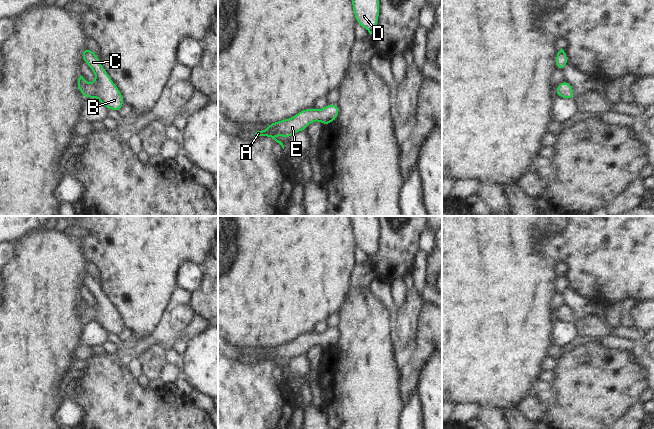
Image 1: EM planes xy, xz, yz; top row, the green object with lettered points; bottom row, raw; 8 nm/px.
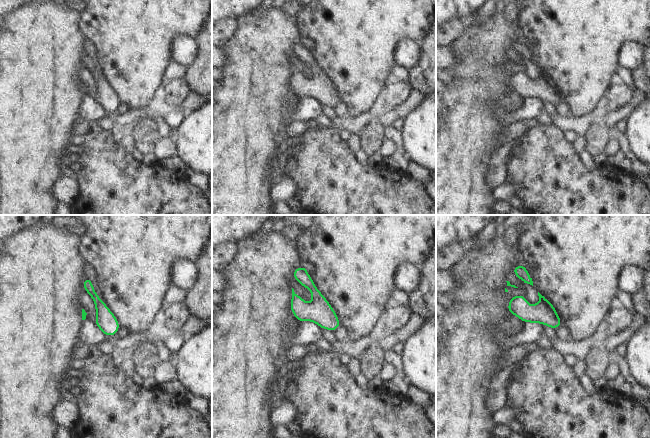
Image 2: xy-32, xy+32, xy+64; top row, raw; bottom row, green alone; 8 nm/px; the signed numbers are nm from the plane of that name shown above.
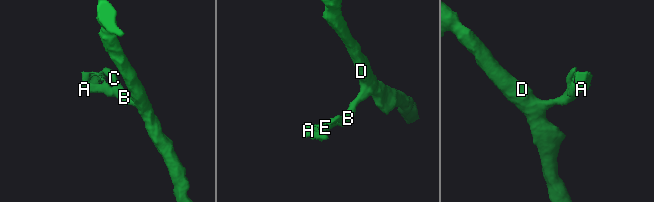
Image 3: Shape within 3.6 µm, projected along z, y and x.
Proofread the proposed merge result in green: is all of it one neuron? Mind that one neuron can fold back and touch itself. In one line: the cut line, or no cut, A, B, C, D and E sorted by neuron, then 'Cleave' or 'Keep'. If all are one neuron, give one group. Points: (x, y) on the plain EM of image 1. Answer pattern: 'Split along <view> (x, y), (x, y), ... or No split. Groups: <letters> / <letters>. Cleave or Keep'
No split. Groups: A B C D E. Keep

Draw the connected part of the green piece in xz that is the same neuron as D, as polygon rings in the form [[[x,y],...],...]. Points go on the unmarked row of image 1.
[[[350,216],[350,222],[356,246],[371,259],[377,251],[380,238],[377,216]]]

